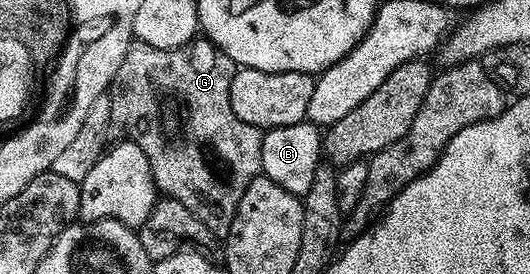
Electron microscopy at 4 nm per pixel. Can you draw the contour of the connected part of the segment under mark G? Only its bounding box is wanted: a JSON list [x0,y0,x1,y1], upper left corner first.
[108,35,265,235]

